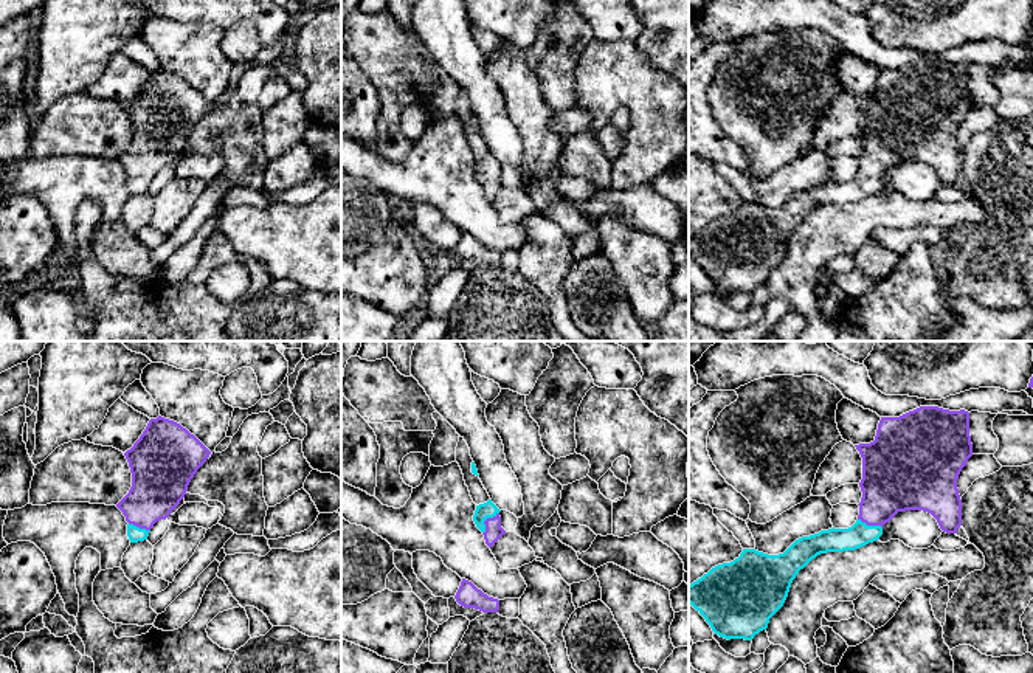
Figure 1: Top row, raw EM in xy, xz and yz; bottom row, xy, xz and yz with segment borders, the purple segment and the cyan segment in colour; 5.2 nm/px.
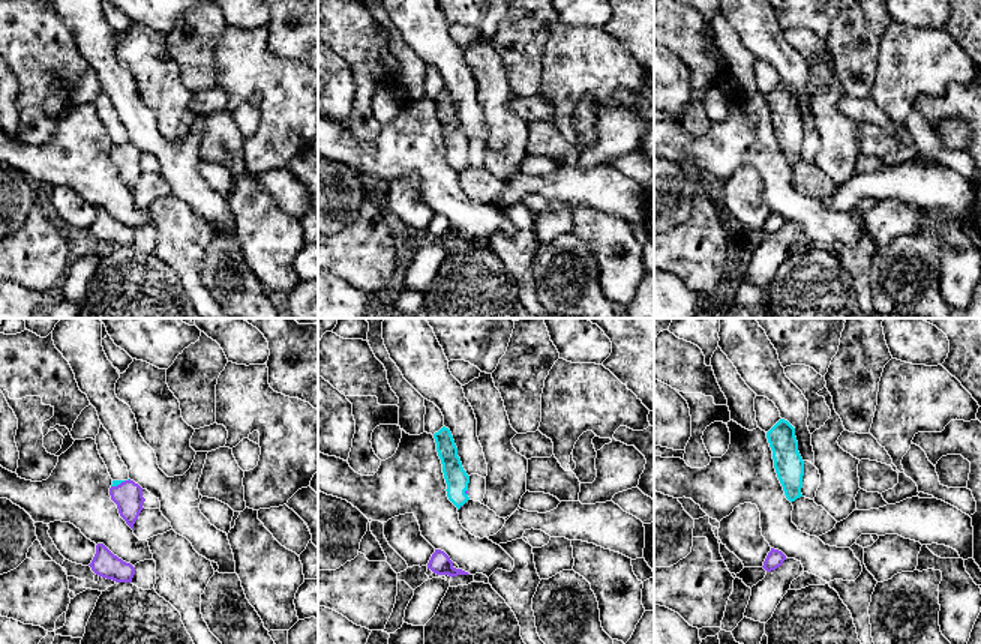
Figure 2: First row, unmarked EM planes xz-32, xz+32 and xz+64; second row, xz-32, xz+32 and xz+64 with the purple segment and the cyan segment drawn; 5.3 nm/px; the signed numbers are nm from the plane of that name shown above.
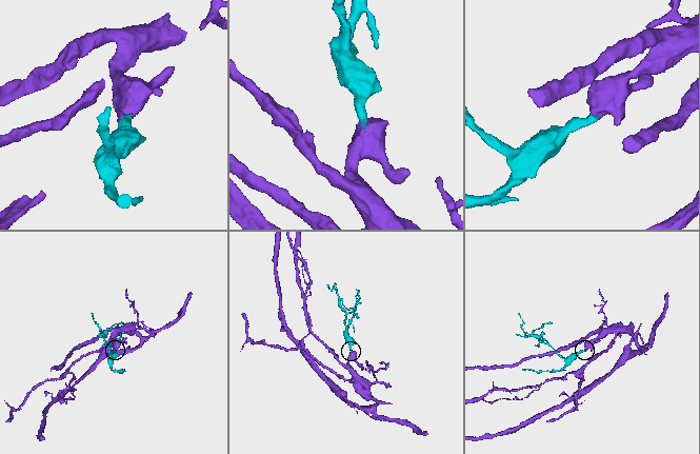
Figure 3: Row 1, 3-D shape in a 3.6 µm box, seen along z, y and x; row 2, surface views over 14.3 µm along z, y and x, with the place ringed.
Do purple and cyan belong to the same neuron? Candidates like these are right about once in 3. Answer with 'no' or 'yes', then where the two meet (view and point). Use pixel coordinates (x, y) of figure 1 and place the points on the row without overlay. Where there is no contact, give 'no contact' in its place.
yes; meets purple in xz at (484, 174)

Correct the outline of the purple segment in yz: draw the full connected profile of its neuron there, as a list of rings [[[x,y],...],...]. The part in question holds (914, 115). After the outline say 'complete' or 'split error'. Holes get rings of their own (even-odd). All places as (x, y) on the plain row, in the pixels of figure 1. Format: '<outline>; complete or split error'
[[[920,59],[900,70],[881,70],[875,93],[855,98],[862,110],[862,150],[856,175],[848,181],[828,181],[796,192],[783,206],[768,208],[743,202],[738,211],[712,220],[689,237],[689,256],[720,290],[752,293],[768,281],[769,271],[783,259],[791,236],[813,211],[827,205],[855,203],[879,192],[883,178],[898,164],[931,166],[940,181],[955,186],[962,178],[962,152],[957,132],[973,109],[969,65],[938,59]]]; split error

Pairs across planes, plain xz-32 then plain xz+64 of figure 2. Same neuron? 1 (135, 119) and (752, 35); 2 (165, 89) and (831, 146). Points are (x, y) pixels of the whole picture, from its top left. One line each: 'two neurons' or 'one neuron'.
1: one neuron
2: one neuron

